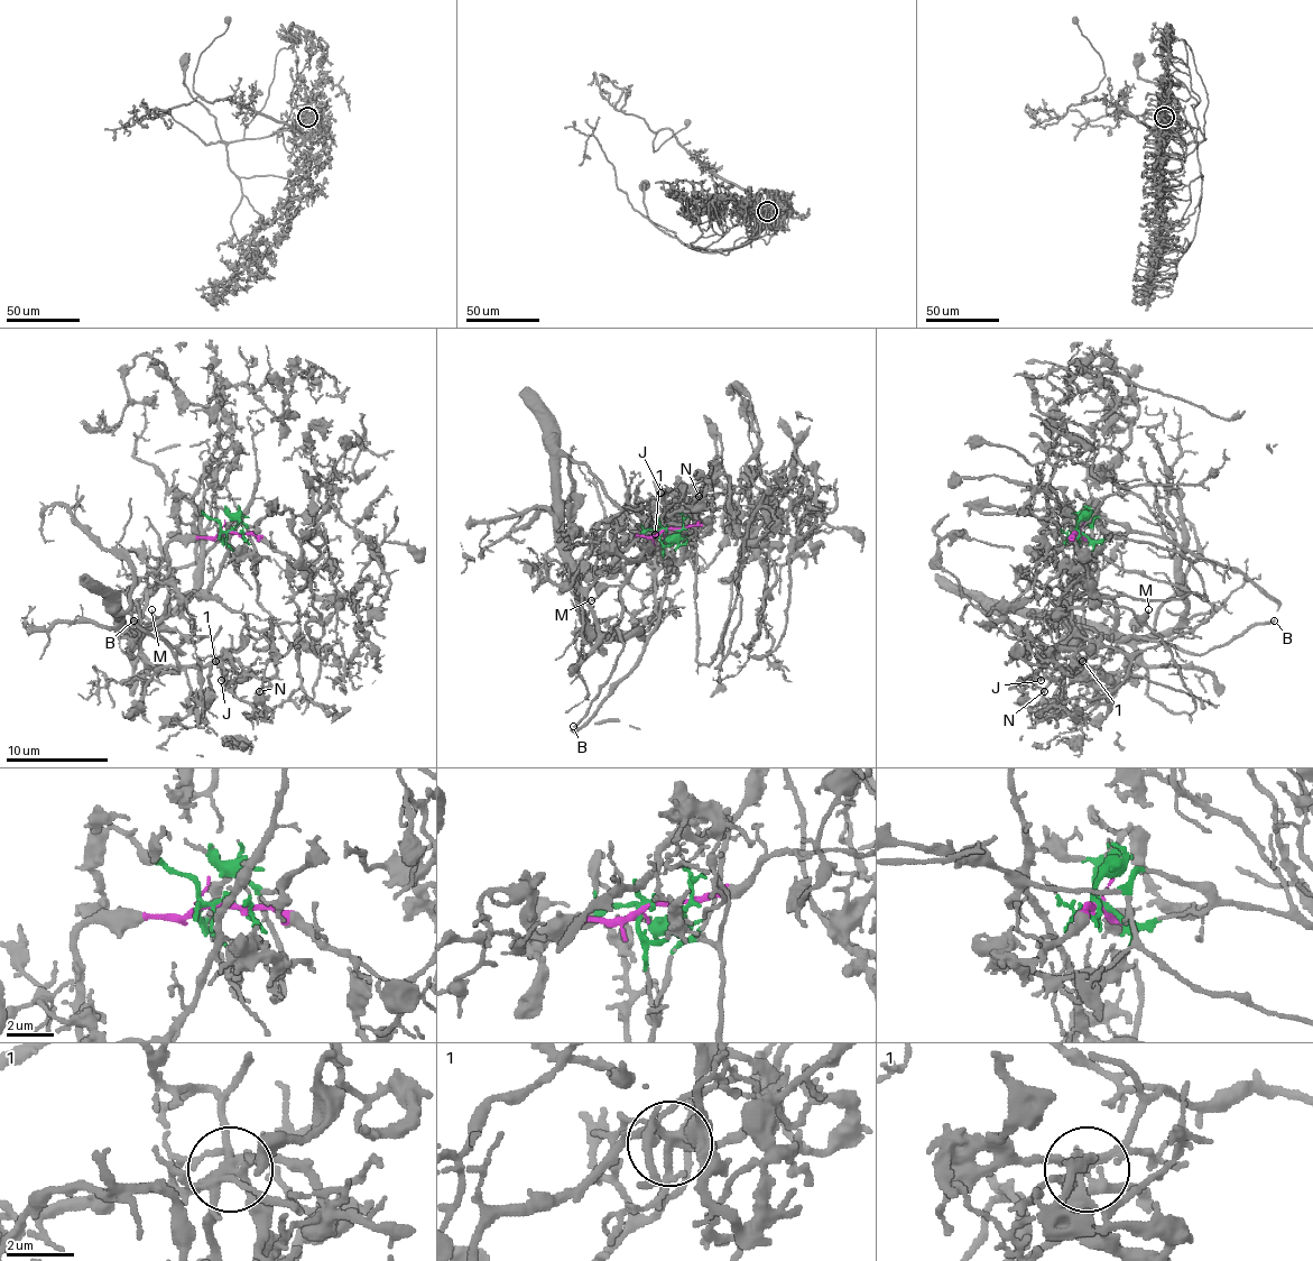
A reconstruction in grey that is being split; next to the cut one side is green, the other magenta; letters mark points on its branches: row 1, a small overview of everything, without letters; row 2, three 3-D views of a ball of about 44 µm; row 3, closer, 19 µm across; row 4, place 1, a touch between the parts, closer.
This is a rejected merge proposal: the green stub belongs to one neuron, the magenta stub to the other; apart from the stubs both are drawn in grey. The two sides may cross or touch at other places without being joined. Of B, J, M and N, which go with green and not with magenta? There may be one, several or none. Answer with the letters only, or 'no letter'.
B, J, M, N

